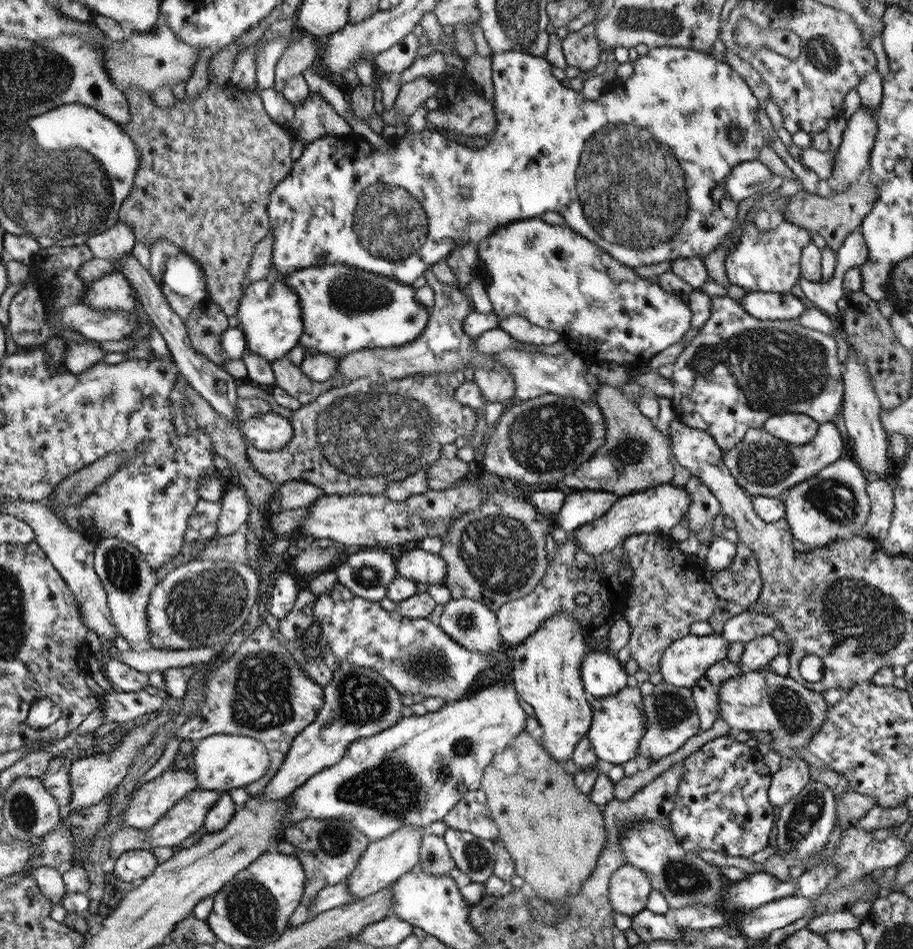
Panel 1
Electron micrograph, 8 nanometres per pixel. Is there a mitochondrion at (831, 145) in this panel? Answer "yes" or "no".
no

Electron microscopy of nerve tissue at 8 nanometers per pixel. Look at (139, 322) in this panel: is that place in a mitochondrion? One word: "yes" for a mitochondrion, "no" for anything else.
no

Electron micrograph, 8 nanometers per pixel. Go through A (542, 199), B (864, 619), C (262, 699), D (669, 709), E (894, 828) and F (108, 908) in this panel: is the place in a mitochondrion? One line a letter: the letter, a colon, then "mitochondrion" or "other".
A: other
B: mitochondrion
C: mitochondrion
D: mitochondrion
E: other
F: other

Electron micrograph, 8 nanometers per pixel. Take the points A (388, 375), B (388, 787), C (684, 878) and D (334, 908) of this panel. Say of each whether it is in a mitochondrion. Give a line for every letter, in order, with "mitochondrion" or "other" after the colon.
A: mitochondrion
B: mitochondrion
C: mitochondrion
D: other

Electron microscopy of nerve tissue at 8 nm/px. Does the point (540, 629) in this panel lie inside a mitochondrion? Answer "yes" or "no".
no

